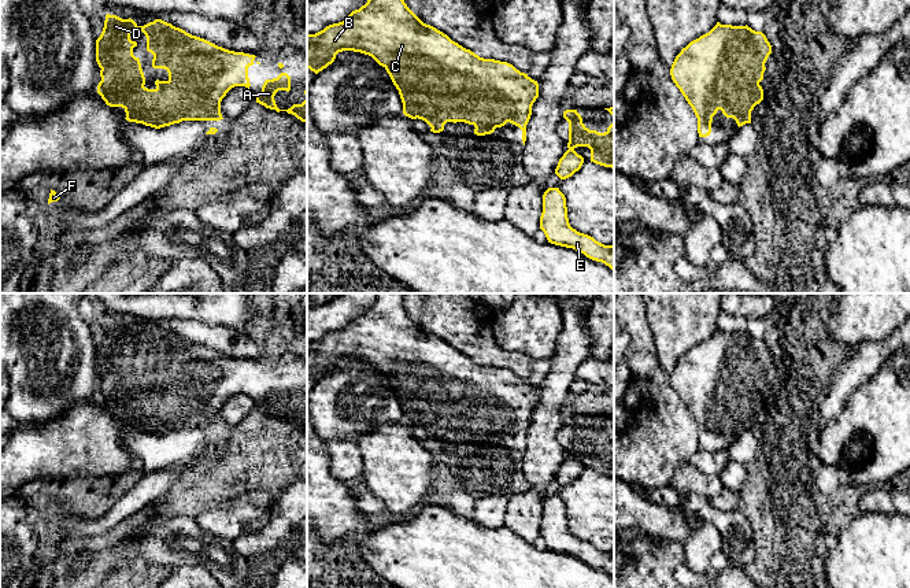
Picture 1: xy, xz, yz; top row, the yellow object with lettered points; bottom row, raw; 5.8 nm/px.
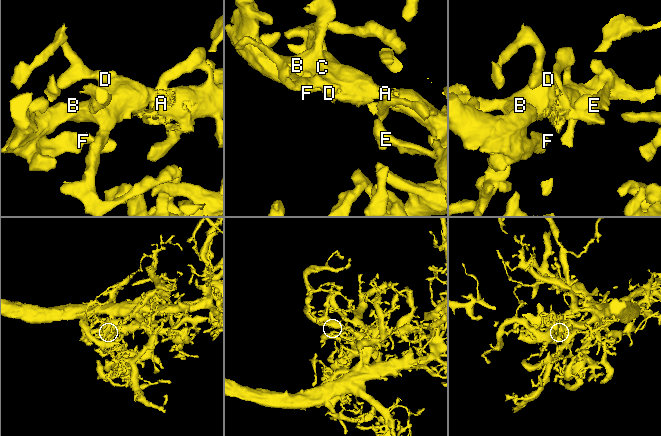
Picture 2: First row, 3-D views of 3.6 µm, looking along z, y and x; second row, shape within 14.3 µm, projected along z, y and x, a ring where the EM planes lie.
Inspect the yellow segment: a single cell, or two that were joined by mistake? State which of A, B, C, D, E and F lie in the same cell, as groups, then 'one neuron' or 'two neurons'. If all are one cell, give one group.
groups A B C D E F; one neuron

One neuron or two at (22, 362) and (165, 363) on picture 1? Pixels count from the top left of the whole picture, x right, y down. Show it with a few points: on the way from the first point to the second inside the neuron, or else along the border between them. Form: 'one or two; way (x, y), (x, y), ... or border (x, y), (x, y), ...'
two; border (95, 347), (96, 368)

